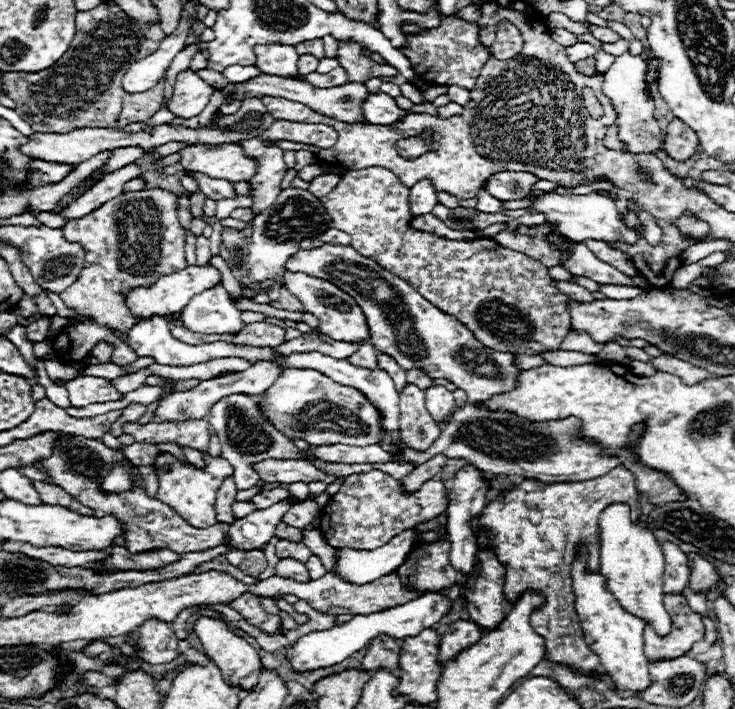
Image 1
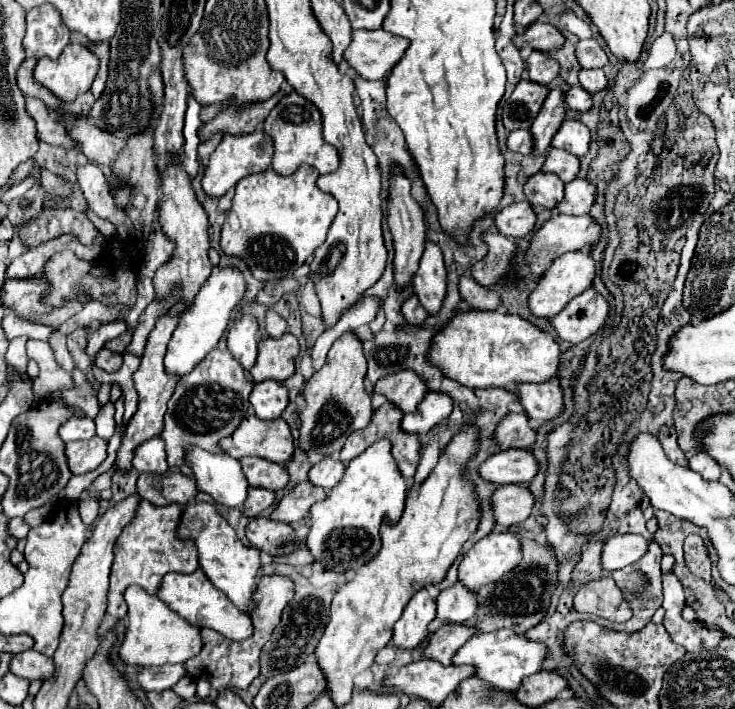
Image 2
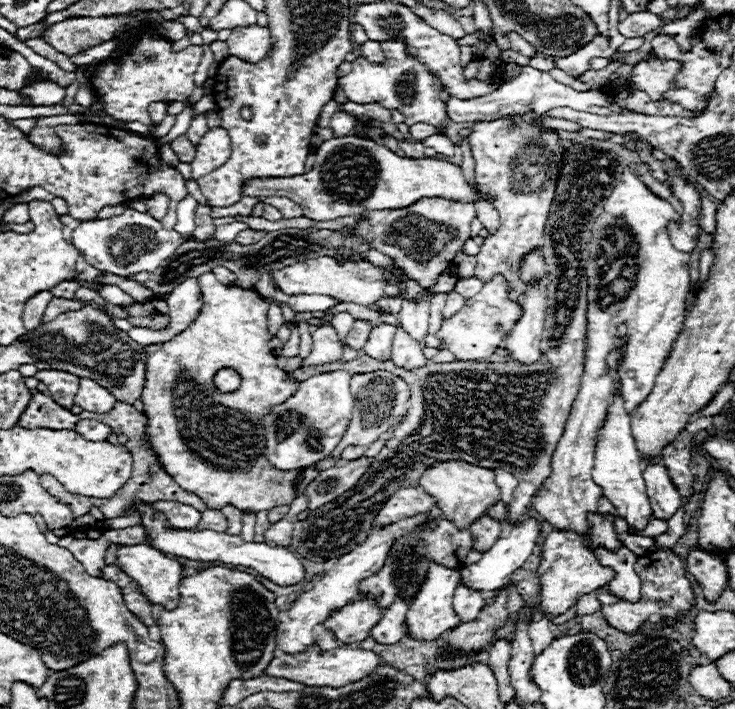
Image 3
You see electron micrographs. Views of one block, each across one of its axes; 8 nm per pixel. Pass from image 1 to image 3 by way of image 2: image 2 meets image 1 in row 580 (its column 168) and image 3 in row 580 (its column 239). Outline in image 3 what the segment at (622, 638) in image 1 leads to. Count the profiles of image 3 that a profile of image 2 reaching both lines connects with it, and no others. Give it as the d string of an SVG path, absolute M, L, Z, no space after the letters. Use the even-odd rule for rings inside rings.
M596 546L594 556L598 558L598 562L602 562L602 566L610 566L614 570L614 578L608 584L610 594L626 602L638 602L638 598L642 598L640 578L634 570L634 562L638 560L638 556L634 552L624 546L618 550L606 550L604 546Z

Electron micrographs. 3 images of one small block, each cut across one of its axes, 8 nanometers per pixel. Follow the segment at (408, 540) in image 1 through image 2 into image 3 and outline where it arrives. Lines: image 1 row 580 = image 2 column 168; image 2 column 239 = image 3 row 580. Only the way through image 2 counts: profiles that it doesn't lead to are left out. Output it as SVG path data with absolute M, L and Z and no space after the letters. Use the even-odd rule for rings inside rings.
M140 504L138 508L132 508L144 514L142 524L150 530L150 544L164 552L164 554L174 554L174 556L182 556L188 560L198 560L198 562L226 562L226 564L236 564L236 566L248 566L254 568L260 576L268 578L270 582L278 584L278 586L294 586L300 584L306 578L306 570L302 566L302 562L288 552L286 548L276 548L276 546L268 546L266 542L244 542L240 536L230 536L226 532L214 532L214 530L172 530L164 526L164 518L156 516L152 518L152 510L150 504Z

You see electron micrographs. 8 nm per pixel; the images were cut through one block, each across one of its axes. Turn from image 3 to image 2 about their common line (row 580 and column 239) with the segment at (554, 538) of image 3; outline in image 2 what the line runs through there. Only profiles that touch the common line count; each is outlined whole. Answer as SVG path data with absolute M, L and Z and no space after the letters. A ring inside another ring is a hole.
M194 502L194 504L184 506L184 514L178 524L178 536L182 540L192 540L196 544L202 572L218 590L222 590L232 600L232 604L238 610L246 612L252 606L250 600L256 588L254 580L260 570L260 552L256 548L244 546L238 540L234 528L220 516L218 508L206 502Z

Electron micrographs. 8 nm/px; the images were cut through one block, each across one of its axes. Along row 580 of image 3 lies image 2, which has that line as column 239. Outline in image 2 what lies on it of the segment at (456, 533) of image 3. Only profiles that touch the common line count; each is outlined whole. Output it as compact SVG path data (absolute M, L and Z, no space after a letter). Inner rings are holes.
M214 348L186 378L182 378L176 386L168 402L168 412L164 418L162 438L166 442L168 466L182 466L186 464L182 458L182 450L186 444L196 444L212 454L222 452L218 446L220 438L232 434L242 418L246 416L250 402L248 396L252 392L252 384L246 380L246 372L242 366L232 358L228 350Z

